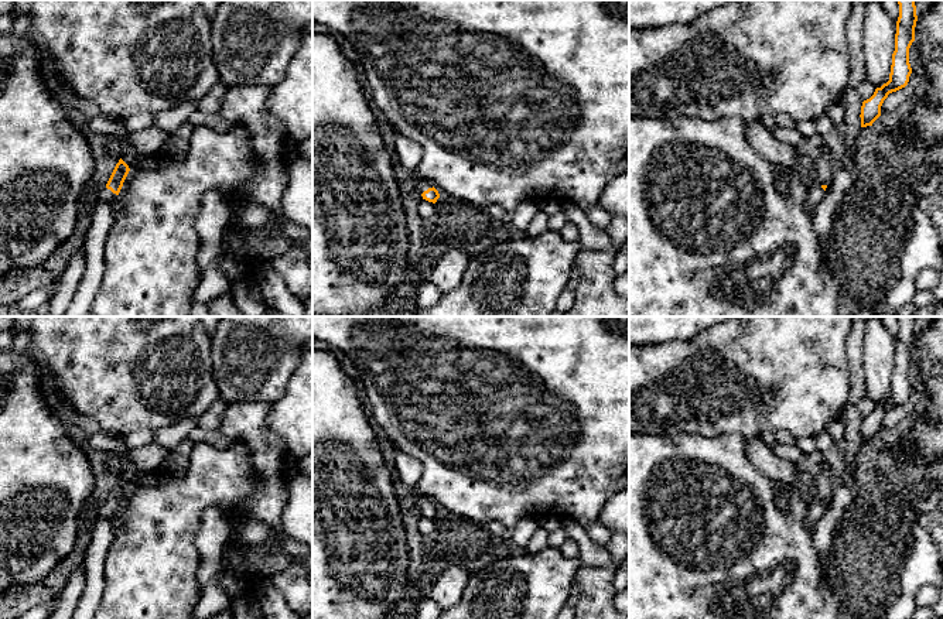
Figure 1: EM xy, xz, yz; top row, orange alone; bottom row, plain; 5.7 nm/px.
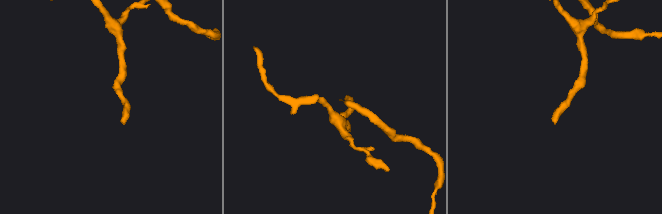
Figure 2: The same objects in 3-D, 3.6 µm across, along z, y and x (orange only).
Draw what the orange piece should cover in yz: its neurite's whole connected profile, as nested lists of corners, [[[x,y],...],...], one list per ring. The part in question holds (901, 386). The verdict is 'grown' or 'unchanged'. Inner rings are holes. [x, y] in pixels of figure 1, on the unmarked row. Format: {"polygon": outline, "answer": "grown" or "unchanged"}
{"polygon": [[[898,317],[899,334],[896,338],[895,367],[889,397],[877,404],[874,411],[862,418],[861,444],[872,442],[881,432],[881,423],[889,410],[905,404],[909,399],[912,384],[909,380],[909,365],[915,358],[915,343],[918,338],[915,317]]], "answer": "unchanged"}

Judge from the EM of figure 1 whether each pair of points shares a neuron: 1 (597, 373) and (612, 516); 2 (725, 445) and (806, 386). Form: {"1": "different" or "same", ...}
{"1": "different", "2": "different"}

